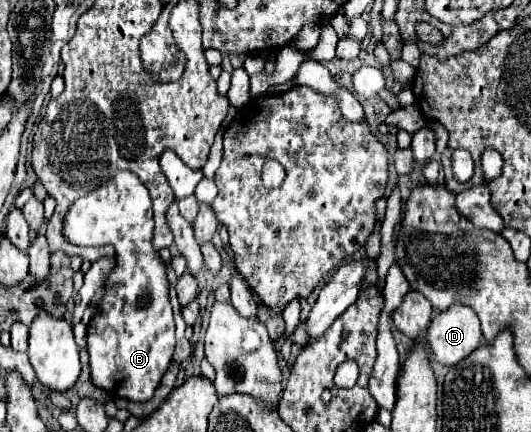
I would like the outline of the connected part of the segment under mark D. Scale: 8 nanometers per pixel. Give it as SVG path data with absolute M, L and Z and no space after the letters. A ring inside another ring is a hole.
M449 306L433 314L427 328L427 342L439 364L453 366L469 356L483 340L479 318L469 306Z

